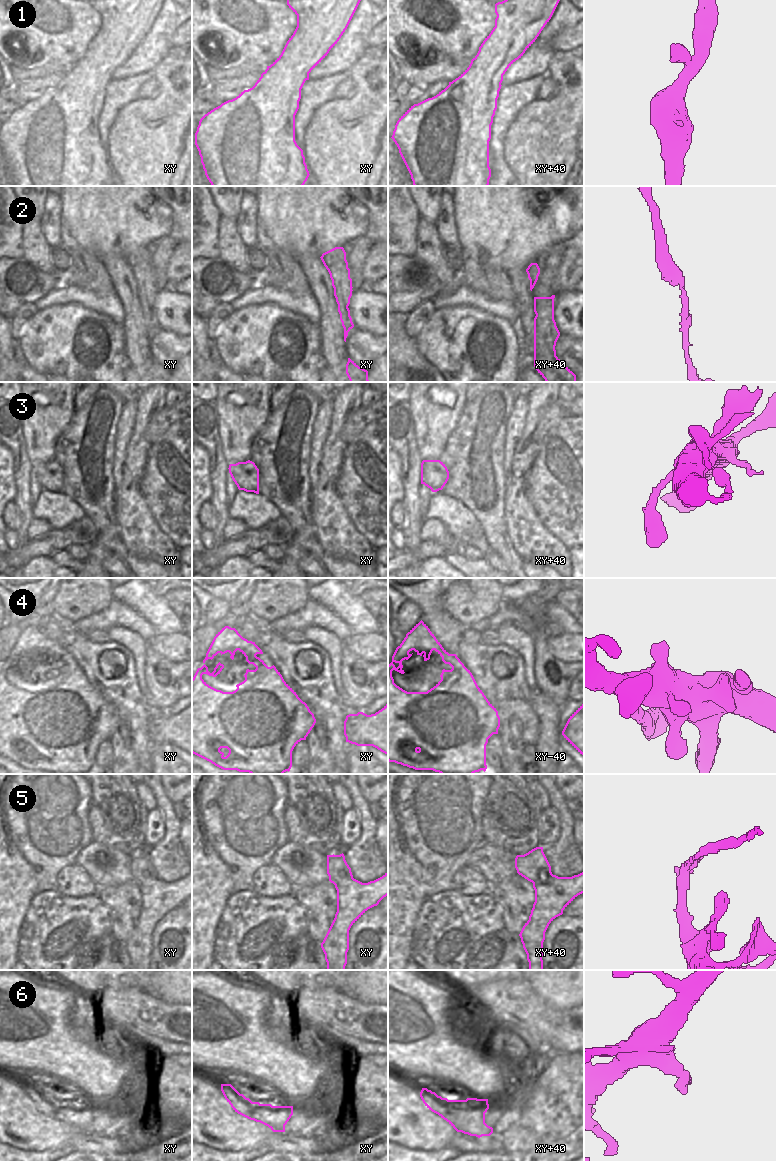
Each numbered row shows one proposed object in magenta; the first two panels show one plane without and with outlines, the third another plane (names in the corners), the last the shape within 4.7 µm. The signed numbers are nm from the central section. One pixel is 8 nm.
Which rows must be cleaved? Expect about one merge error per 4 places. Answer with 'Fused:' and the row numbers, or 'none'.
Fused: 5

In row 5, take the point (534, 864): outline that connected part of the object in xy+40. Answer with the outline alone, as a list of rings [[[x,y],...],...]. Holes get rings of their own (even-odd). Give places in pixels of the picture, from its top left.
[[[536,847],[524,855],[517,855],[515,868],[519,875],[532,883],[536,883],[538,877],[546,883],[553,876],[543,847]]]

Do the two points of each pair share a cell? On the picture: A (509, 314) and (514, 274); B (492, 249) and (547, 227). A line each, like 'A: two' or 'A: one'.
A: two
B: one

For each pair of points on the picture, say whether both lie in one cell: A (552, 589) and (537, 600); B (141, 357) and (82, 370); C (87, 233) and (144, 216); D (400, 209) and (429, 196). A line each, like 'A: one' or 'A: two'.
A: one
B: two
C: one
D: two

